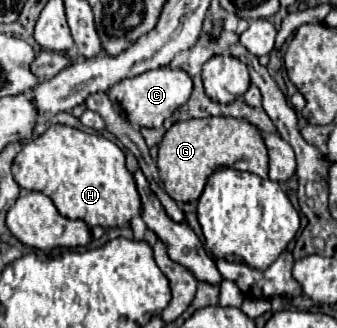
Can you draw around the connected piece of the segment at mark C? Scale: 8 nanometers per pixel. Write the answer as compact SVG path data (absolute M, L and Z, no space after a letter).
M158 68L144 72L140 76L122 80L120 84L108 90L110 102L120 104L120 108L126 114L126 120L136 128L160 128L164 120L190 98L190 94L192 94L190 76L184 70L172 70L172 68Z

